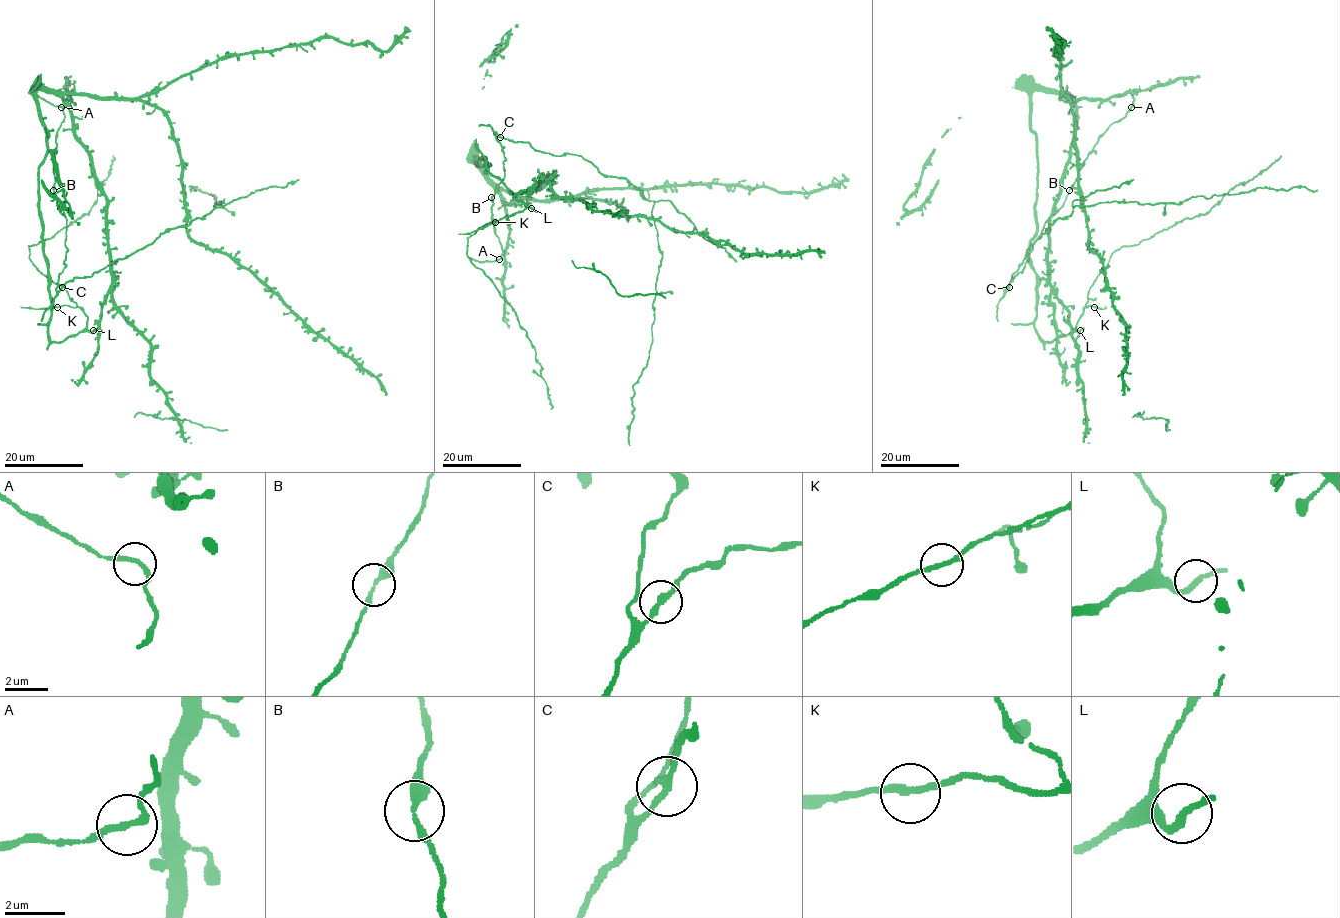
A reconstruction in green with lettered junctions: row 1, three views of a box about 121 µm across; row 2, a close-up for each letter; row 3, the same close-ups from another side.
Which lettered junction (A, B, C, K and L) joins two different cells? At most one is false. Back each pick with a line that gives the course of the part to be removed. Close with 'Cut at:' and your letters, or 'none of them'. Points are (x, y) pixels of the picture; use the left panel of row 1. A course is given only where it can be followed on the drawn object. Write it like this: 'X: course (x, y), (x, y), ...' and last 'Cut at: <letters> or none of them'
Cut at: none of them

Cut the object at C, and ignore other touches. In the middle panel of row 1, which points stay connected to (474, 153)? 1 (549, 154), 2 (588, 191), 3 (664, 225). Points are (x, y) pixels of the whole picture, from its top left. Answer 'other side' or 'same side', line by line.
1: other side
2: same side
3: same side

